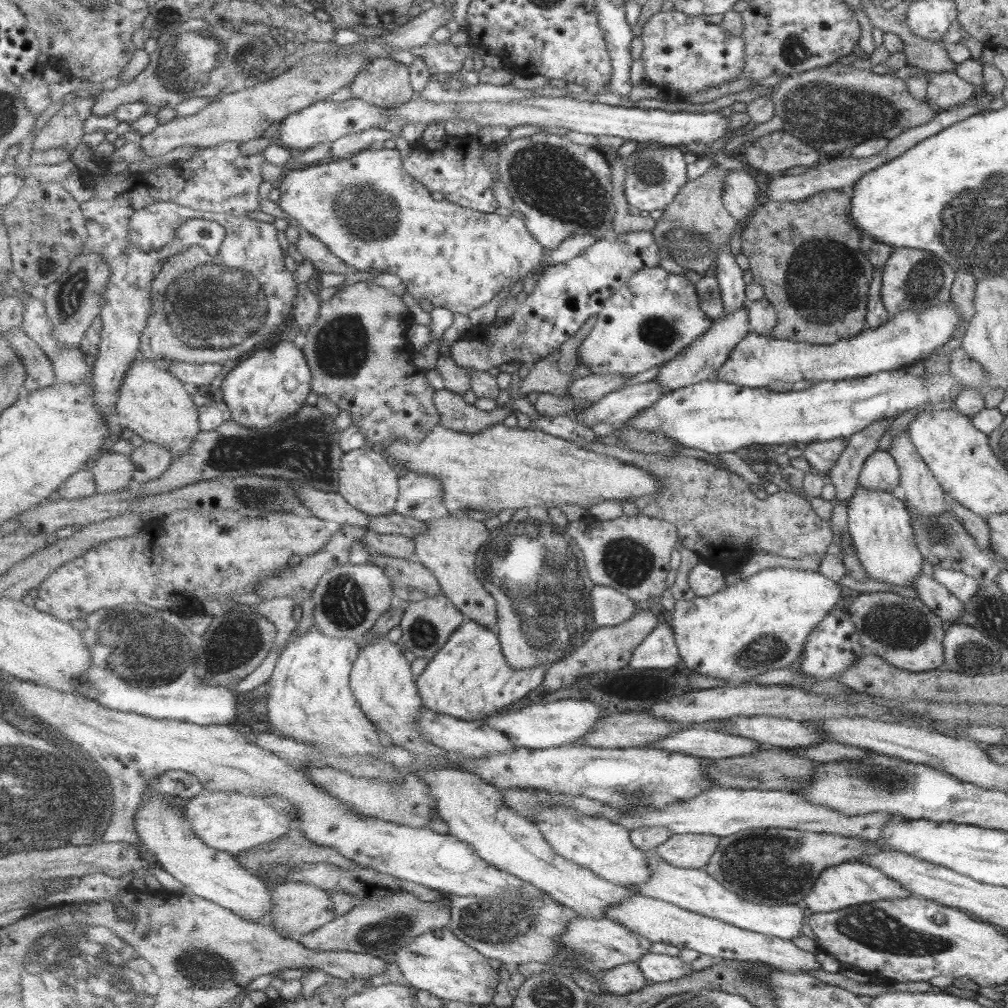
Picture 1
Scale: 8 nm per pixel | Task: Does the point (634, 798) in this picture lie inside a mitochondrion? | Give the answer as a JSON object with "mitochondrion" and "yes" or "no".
{"mitochondrion":"yes"}

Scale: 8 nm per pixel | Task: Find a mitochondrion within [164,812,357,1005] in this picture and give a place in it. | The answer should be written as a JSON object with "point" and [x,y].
{"point":[206,967]}

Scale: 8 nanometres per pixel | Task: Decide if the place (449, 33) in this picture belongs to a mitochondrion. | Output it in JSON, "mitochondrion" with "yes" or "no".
{"mitochondrion":"no"}

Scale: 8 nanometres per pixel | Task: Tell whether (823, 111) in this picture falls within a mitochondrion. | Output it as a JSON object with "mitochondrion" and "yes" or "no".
{"mitochondrion":"yes"}

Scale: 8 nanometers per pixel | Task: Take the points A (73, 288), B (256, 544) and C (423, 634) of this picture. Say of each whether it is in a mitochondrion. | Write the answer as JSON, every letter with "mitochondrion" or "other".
{"A":"mitochondrion","B":"mitochondrion","C":"mitochondrion"}

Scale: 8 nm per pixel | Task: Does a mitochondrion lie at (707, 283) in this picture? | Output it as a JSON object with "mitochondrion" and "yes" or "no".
{"mitochondrion":"yes"}

